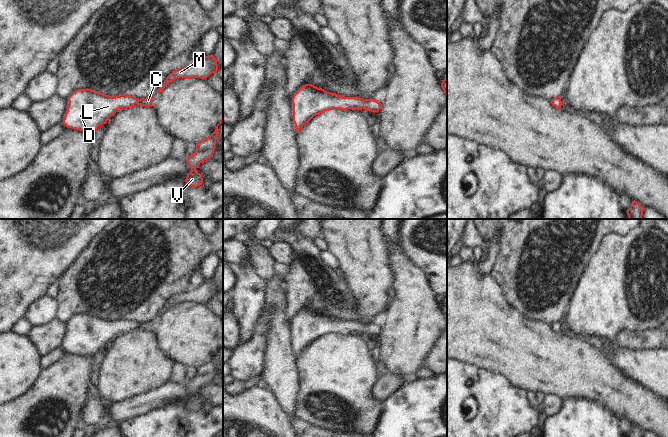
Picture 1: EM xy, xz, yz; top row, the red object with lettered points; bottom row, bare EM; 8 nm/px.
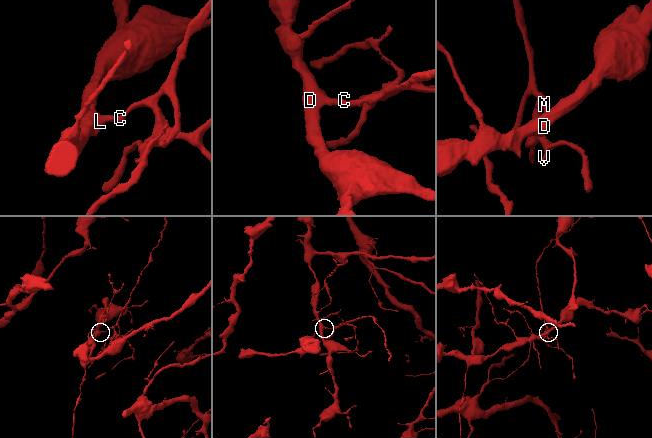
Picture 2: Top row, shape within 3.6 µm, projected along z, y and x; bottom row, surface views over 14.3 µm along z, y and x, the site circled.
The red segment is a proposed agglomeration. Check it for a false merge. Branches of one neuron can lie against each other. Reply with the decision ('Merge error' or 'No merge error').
No merge error.

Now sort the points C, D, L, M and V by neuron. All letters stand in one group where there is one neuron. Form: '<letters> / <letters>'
C D L M V

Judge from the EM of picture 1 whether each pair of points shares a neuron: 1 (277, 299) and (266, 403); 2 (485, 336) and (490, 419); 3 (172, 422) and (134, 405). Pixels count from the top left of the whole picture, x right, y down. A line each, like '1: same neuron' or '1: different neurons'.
1: different neurons
2: different neurons
3: different neurons

